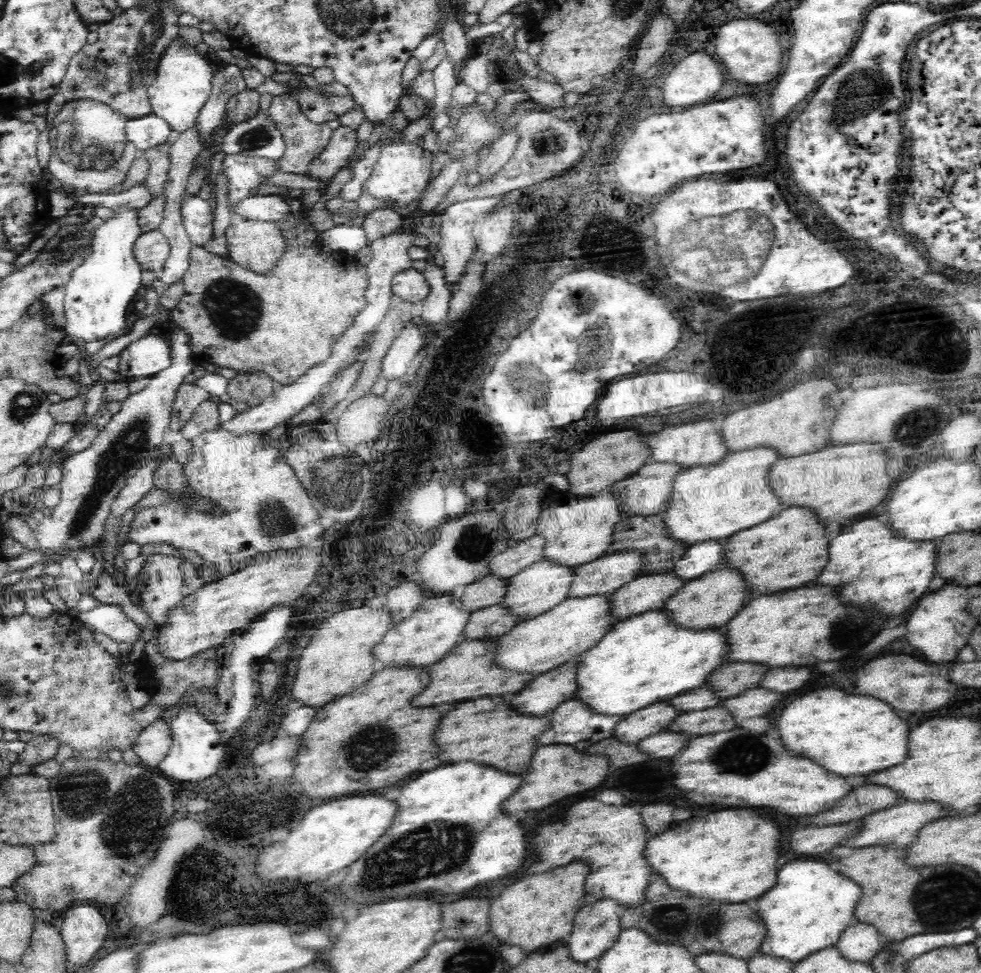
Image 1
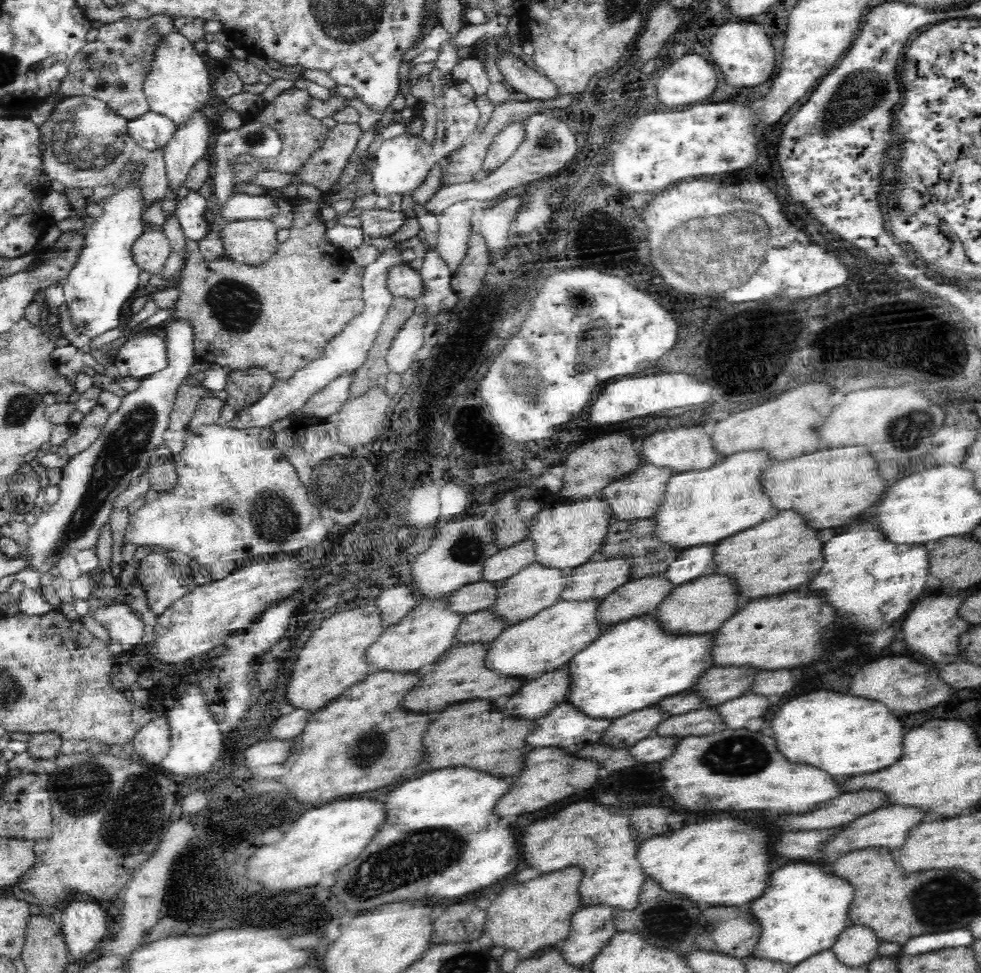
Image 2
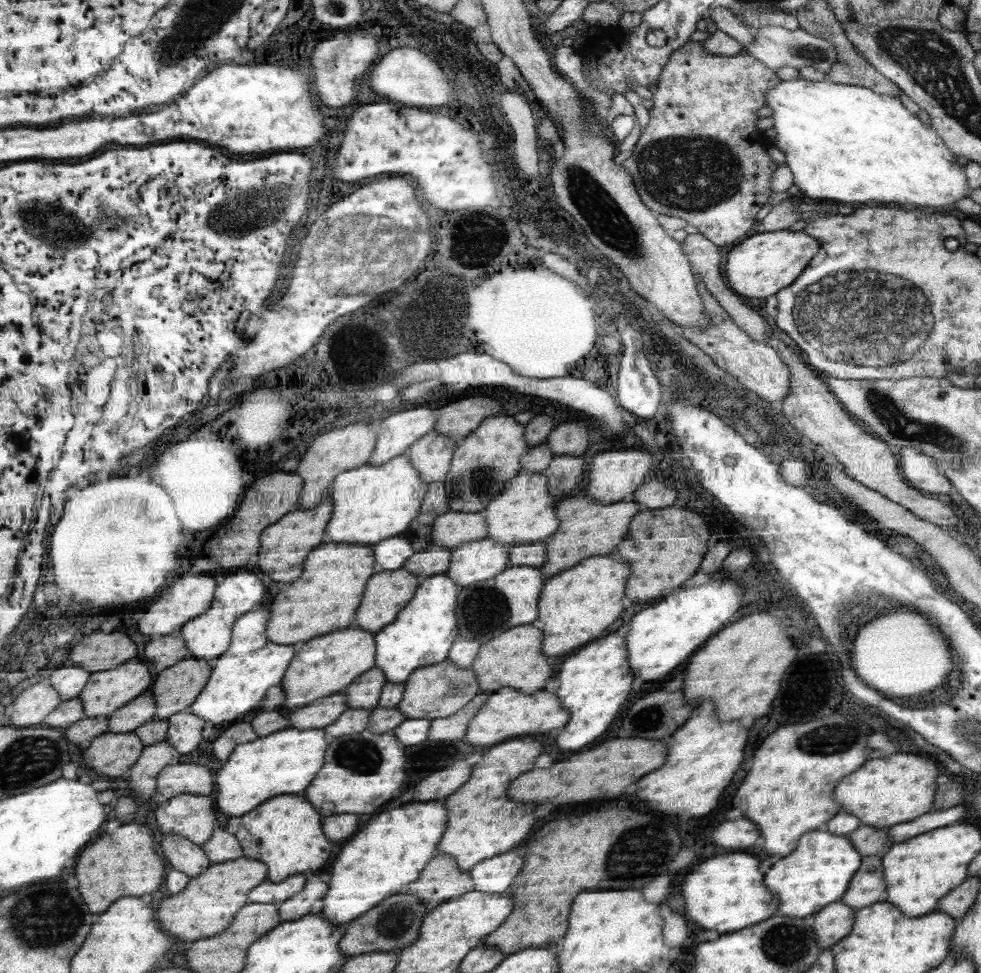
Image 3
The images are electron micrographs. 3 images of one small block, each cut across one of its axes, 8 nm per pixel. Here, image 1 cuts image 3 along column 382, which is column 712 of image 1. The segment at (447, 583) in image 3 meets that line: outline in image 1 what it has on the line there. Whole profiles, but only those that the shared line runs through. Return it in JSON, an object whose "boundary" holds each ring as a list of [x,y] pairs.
{"boundary":[[[662,609],[649,610],[642,614],[616,621],[611,627],[611,630],[608,631],[598,643],[591,646],[586,652],[582,652],[582,654],[579,654],[577,657],[578,663],[575,664],[575,680],[578,681],[578,686],[575,687],[575,698],[582,699],[582,701],[586,702],[586,707],[594,714],[625,717],[646,708],[655,702],[668,701],[674,696],[678,696],[679,694],[686,693],[687,691],[691,691],[692,689],[704,685],[706,678],[710,676],[710,672],[716,670],[718,666],[722,666],[725,663],[722,658],[726,651],[726,636],[727,633],[722,627],[714,630],[704,630],[704,632],[702,630],[679,629],[679,626],[675,626],[675,622],[670,621],[670,617],[666,616],[666,613],[662,612]]]}

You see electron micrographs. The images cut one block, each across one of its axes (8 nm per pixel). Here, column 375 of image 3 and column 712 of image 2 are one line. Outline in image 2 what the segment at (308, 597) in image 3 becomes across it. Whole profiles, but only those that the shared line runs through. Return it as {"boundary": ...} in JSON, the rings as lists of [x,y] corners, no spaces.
{"boundary":[[[784,510],[766,522],[742,530],[716,544],[714,573],[732,576],[738,584],[740,598],[754,600],[756,596],[776,596],[790,592],[810,582],[822,566],[822,542],[816,538],[816,530],[806,530],[802,516],[795,510]]]}

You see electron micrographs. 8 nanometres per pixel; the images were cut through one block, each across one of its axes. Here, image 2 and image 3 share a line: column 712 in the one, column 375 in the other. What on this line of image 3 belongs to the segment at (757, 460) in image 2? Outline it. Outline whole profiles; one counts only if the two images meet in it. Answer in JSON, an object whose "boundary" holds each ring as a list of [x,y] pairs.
{"boundary":[[[407,454],[394,457],[380,466],[362,465],[341,473],[328,491],[333,500],[333,516],[327,529],[330,534],[325,534],[324,540],[373,546],[404,534],[421,512],[427,486]]]}

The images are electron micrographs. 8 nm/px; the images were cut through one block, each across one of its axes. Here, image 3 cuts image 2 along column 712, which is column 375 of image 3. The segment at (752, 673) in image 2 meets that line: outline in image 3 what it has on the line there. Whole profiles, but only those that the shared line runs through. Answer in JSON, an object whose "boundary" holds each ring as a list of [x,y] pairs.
{"boundary":[[[374,666],[354,680],[353,684],[349,685],[350,690],[344,690],[345,695],[348,696],[346,706],[373,710],[378,707],[386,684],[388,684],[388,679],[384,671]]]}

